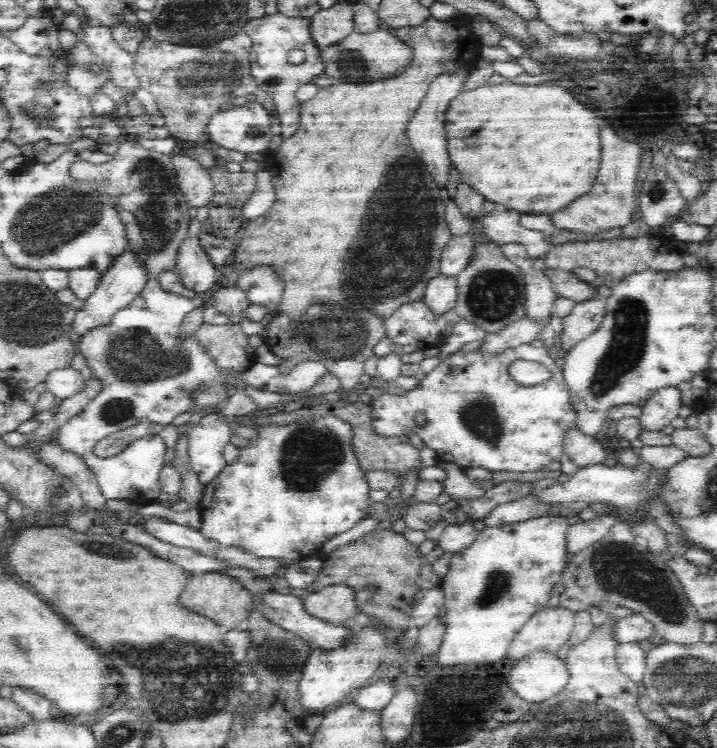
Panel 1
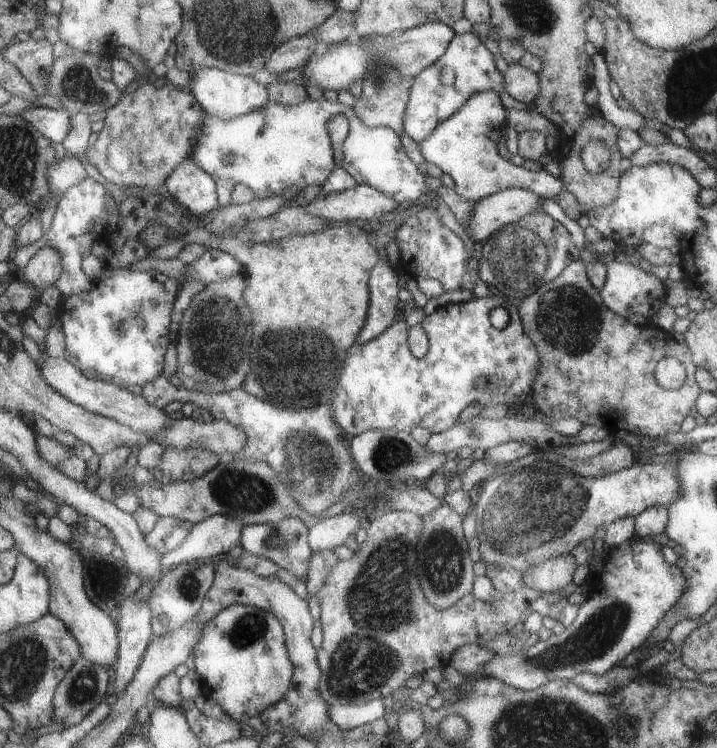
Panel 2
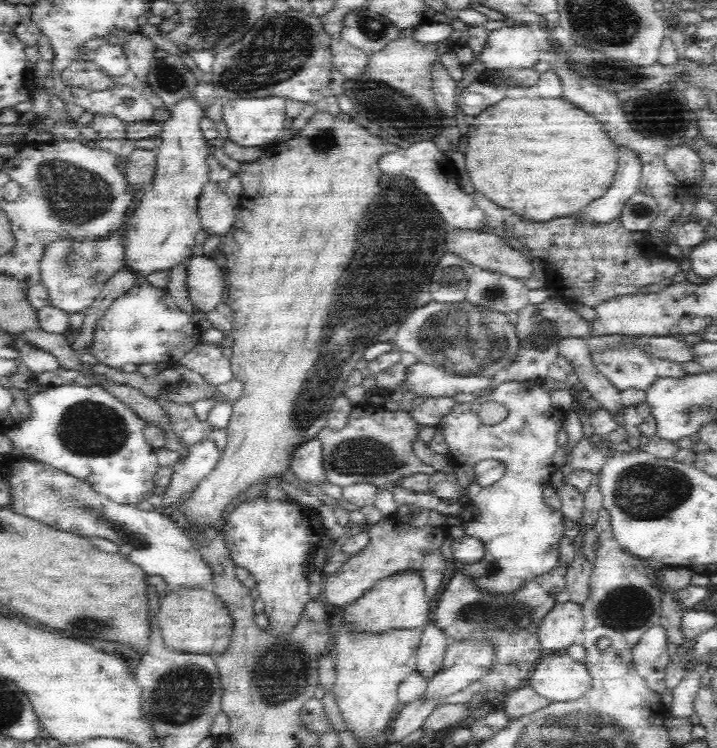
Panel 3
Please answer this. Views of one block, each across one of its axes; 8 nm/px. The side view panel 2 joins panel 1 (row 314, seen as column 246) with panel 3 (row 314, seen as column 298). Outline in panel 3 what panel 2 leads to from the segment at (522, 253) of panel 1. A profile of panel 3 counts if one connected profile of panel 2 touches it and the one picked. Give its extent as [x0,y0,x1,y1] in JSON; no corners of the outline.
[490,294,588,388]

